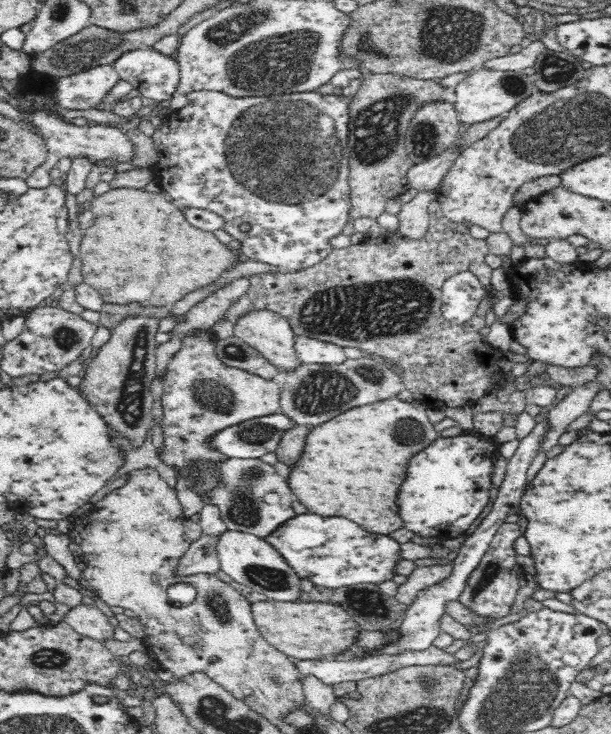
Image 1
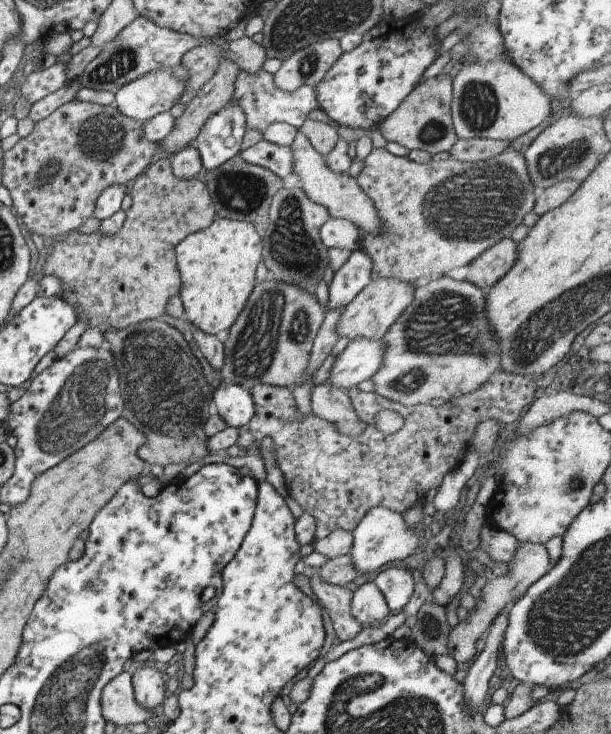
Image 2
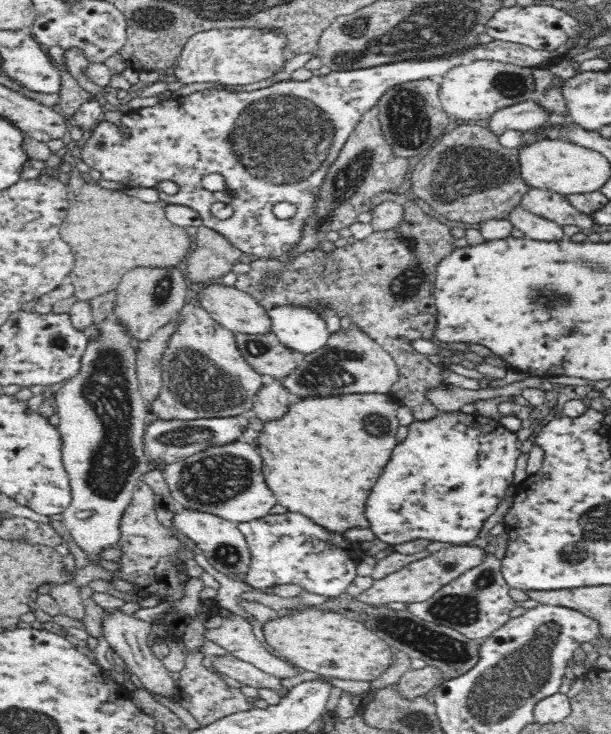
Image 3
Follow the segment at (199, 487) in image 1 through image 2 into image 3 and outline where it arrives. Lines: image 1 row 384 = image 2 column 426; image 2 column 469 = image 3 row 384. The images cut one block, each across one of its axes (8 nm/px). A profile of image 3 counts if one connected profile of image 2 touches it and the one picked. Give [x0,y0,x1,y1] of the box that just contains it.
[149,299,262,420]

